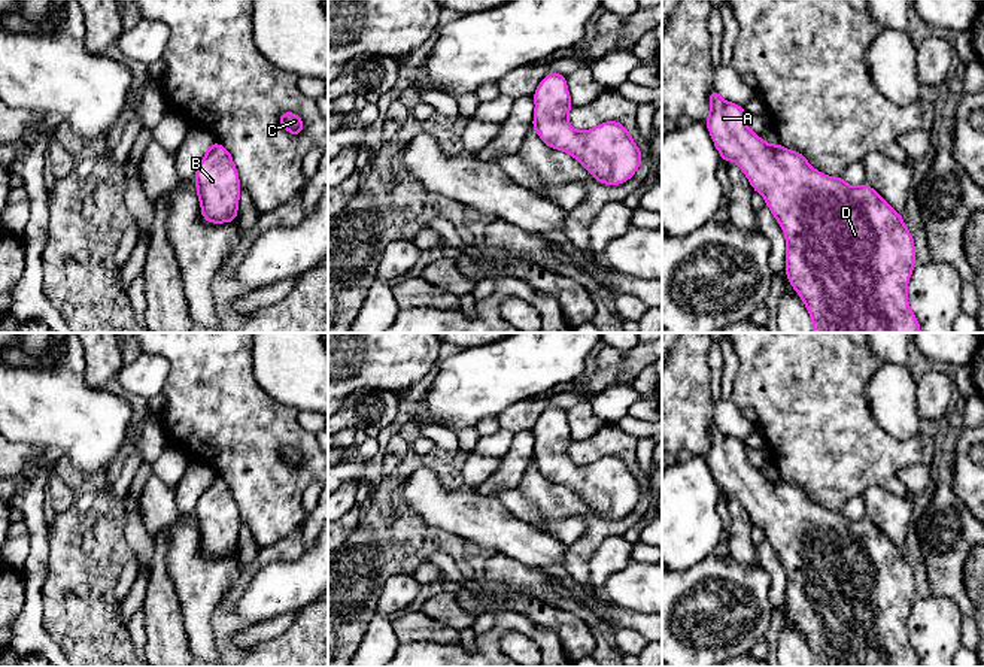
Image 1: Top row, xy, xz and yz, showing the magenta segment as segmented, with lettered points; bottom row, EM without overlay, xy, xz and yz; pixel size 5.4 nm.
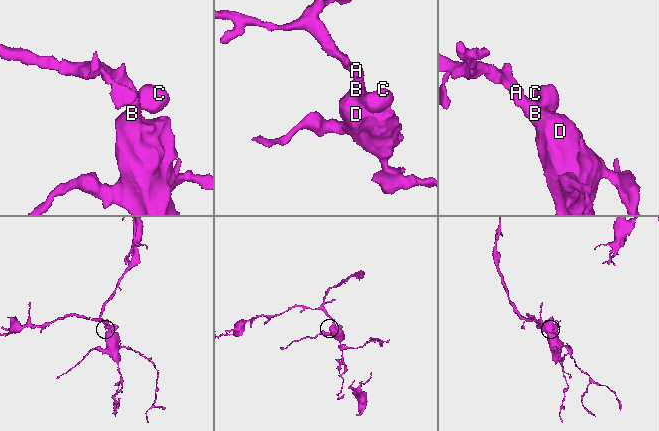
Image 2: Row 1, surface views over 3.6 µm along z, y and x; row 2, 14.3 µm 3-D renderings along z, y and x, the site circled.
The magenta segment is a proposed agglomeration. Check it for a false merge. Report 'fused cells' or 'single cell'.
single cell

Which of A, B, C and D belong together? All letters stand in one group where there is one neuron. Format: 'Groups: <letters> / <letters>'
Groups: A B C D

